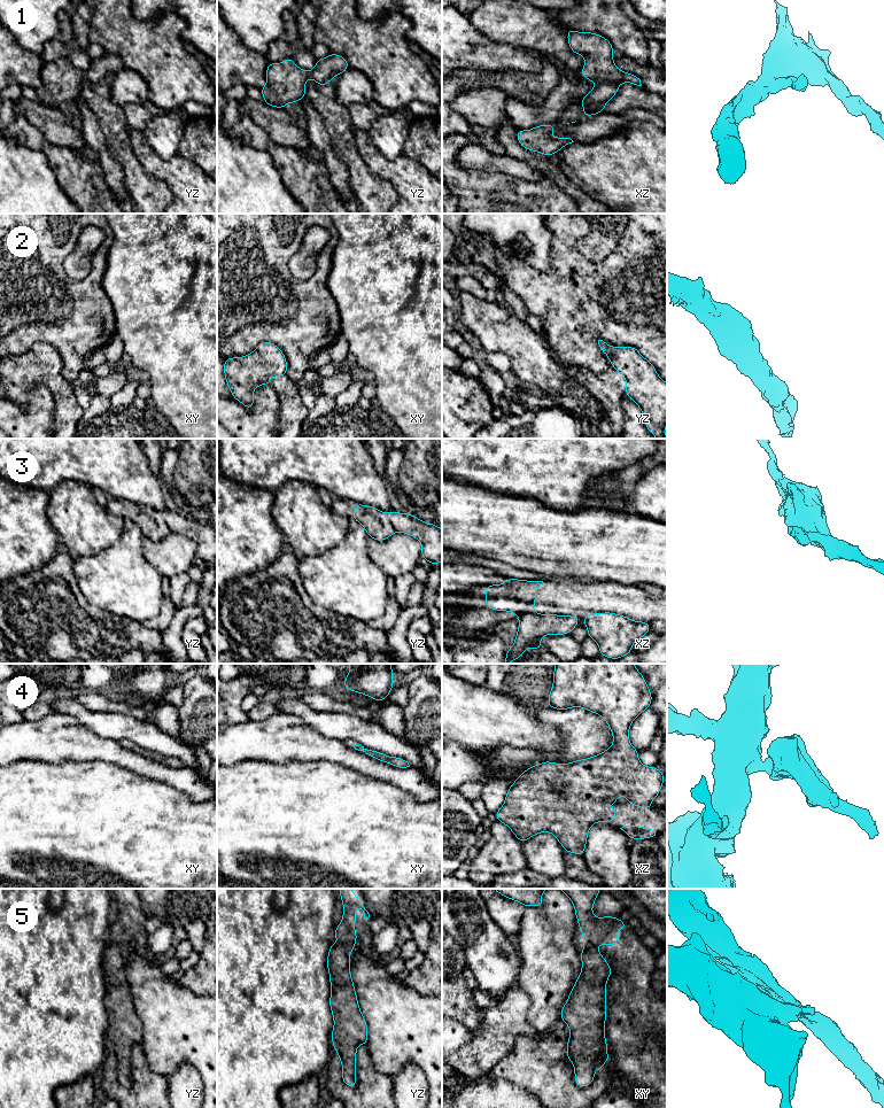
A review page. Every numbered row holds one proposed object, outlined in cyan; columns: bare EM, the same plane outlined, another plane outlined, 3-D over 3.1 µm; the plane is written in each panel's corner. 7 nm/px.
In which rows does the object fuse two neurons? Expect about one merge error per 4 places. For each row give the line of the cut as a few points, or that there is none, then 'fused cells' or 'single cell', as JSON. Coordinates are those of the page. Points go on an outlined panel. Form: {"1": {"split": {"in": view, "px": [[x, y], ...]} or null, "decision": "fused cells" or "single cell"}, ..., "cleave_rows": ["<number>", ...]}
{"1": {"split": null, "decision": "single cell"}, "2": {"split": null, "decision": "single cell"}, "3": {"split": {"in": "yz", "px": [[385, 513], [396, 531]]}, "decision": "fused cells"}, "4": {"split": null, "decision": "single cell"}, "5": {"split": {"in": "yz", "px": [[339, 943], [348, 953]]}, "decision": "fused cells"}, "cleave_rows": ["3", "5"]}

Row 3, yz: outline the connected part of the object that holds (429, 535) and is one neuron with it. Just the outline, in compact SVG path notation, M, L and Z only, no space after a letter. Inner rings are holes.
M389 511L386 513L396 532L409 534L417 538L421 545L421 557L432 565L442 563L442 529L435 524L426 524L419 518Z

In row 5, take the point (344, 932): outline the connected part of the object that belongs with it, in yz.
M340 889L340 898L343 905L343 915L342 921L335 929L334 937L350 953L354 952L355 943L357 942L357 933L355 931L357 915L355 909L358 907L364 912L363 920L365 922L370 922L371 913L358 900L358 897L354 894L352 889Z

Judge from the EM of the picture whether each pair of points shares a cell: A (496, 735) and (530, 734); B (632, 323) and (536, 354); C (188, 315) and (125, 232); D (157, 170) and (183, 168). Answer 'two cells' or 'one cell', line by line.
A: one cell
B: two cells
C: one cell
D: one cell

